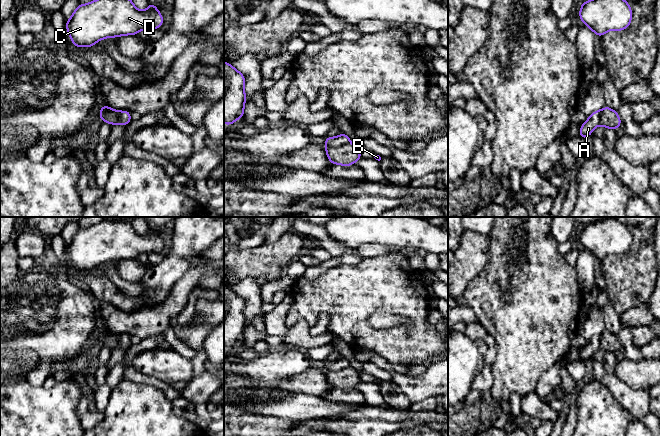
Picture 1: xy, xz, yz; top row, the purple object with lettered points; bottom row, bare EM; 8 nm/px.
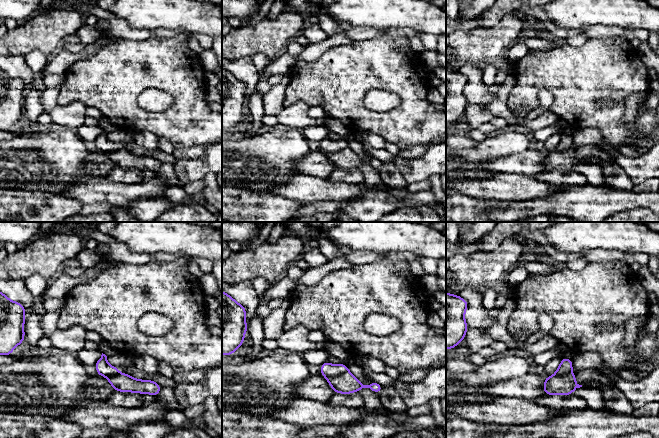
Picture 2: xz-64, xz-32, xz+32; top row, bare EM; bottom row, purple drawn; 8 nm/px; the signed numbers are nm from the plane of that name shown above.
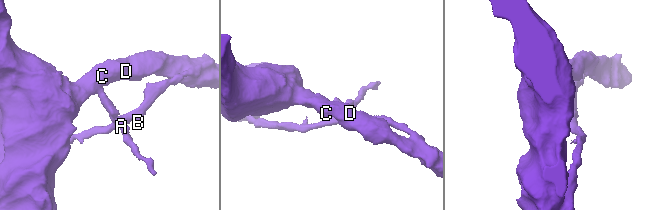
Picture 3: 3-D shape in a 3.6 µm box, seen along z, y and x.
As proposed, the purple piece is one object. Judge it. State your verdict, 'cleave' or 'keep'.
cleave

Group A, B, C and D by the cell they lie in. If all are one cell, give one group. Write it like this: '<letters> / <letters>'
A C D / B

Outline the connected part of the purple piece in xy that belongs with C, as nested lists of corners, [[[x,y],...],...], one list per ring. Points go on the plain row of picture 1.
[[[104,219],[88,228],[79,228],[70,243],[65,246],[73,270],[91,272],[96,266],[123,259],[136,259],[141,254],[159,253],[164,244],[154,227],[142,236],[138,234],[131,222]]]

